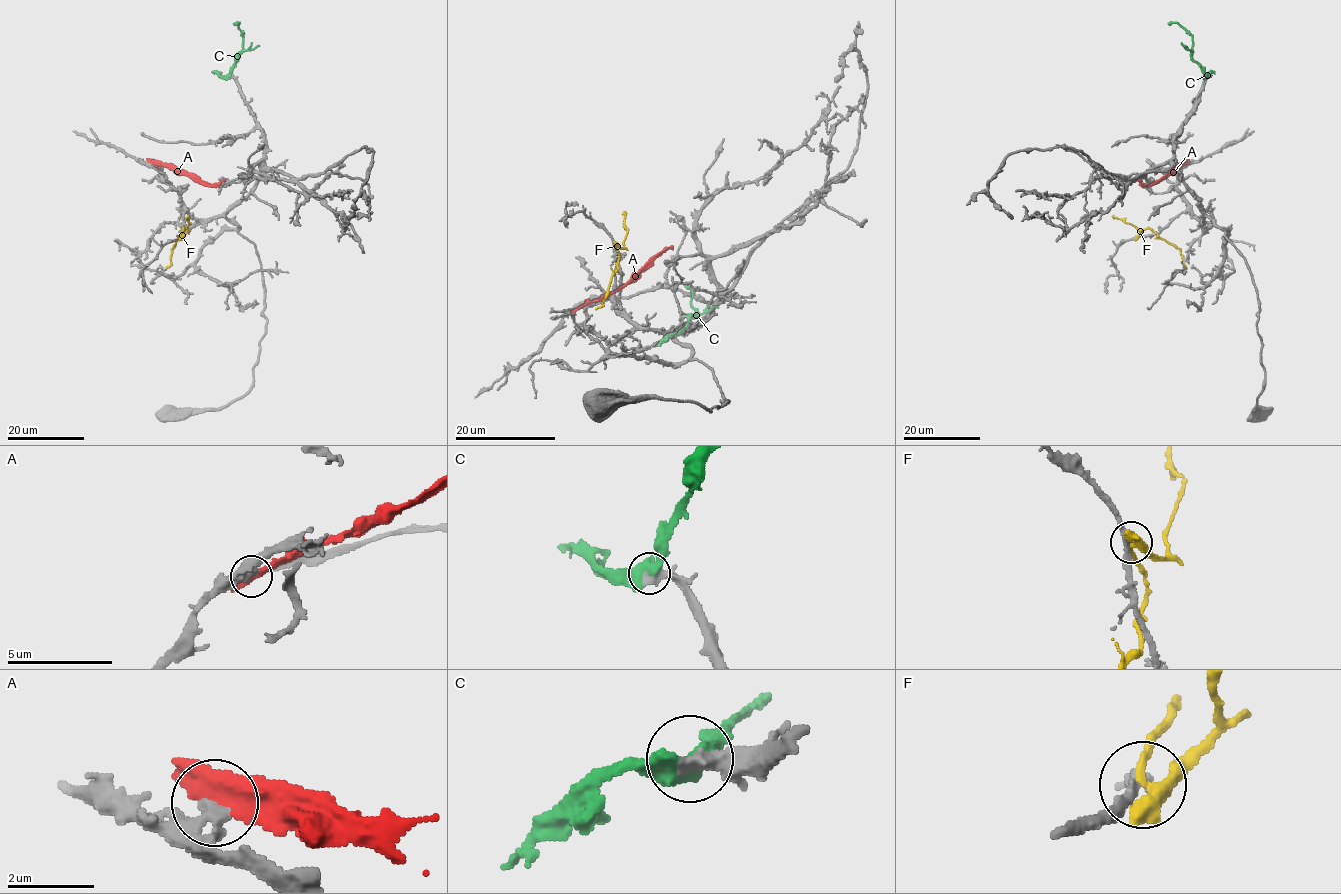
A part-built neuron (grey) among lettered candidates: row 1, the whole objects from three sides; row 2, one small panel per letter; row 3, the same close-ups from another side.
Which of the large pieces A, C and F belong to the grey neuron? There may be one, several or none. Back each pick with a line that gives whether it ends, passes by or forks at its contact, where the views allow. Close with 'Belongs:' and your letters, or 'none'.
C: It passes by
Belongs: C

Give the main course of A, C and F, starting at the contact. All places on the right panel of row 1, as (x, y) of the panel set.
A: (1186, 162), (1152, 184), (1144, 185), (1138, 180)
C: (1204, 76), (1192, 58), (1192, 37), (1176, 22), (1168, 23)
F: (1137, 236), (1151, 228), (1179, 249), (1186, 269)

